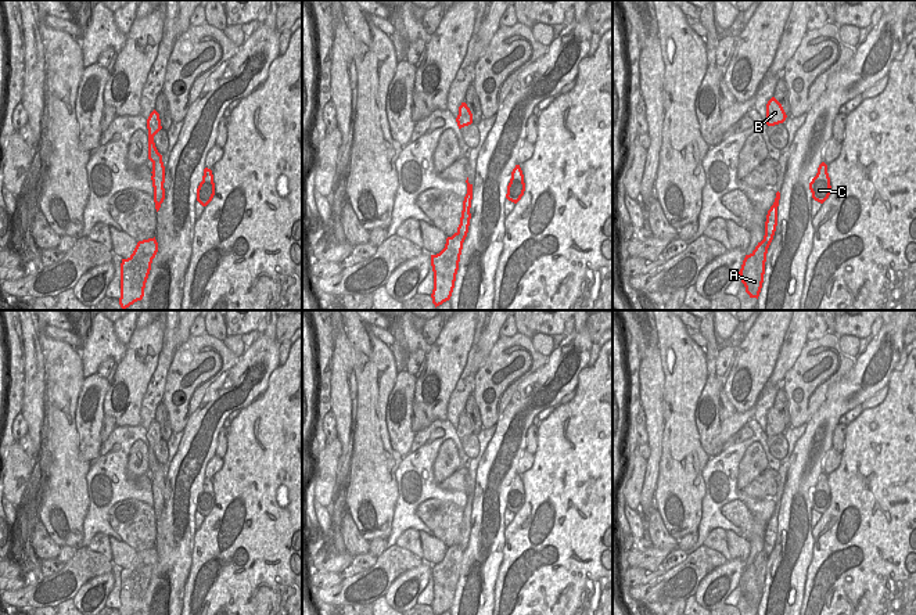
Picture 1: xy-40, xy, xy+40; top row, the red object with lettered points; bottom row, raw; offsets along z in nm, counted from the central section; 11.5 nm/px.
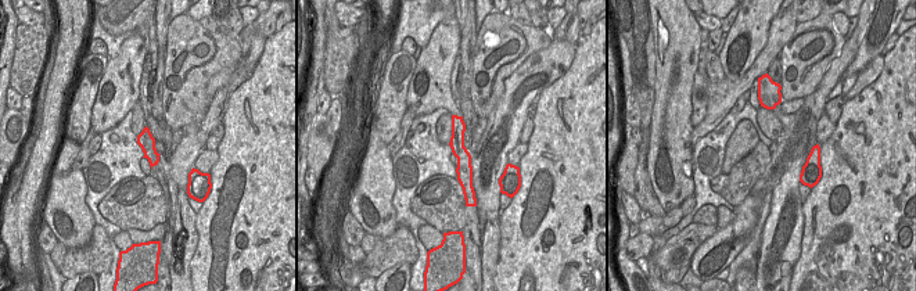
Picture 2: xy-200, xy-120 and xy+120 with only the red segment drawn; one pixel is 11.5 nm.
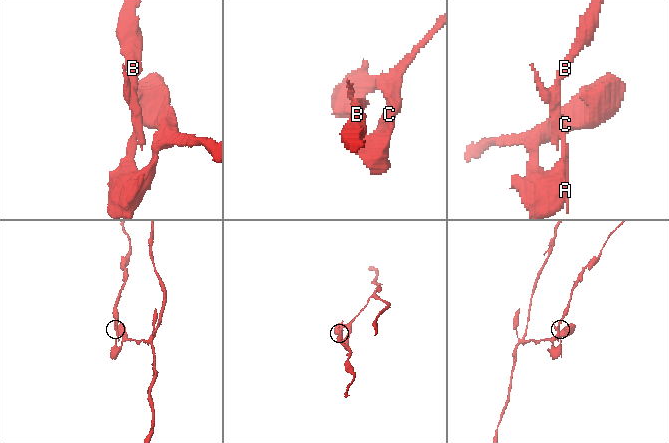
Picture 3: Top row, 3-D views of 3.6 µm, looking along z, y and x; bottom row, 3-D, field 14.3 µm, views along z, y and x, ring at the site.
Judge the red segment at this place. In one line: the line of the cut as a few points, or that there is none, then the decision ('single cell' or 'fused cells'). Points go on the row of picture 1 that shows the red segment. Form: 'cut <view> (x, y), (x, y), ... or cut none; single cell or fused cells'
cut xy (464, 229), (459, 236), (455, 234); fused cells

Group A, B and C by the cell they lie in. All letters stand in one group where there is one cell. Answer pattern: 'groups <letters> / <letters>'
groups A C / B

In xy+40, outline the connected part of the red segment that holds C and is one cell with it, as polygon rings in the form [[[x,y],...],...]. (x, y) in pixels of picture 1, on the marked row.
[[[822,162],[818,168],[816,176],[809,183],[809,190],[812,193],[812,198],[820,204],[823,204],[830,195],[830,177],[827,173],[827,165]]]

